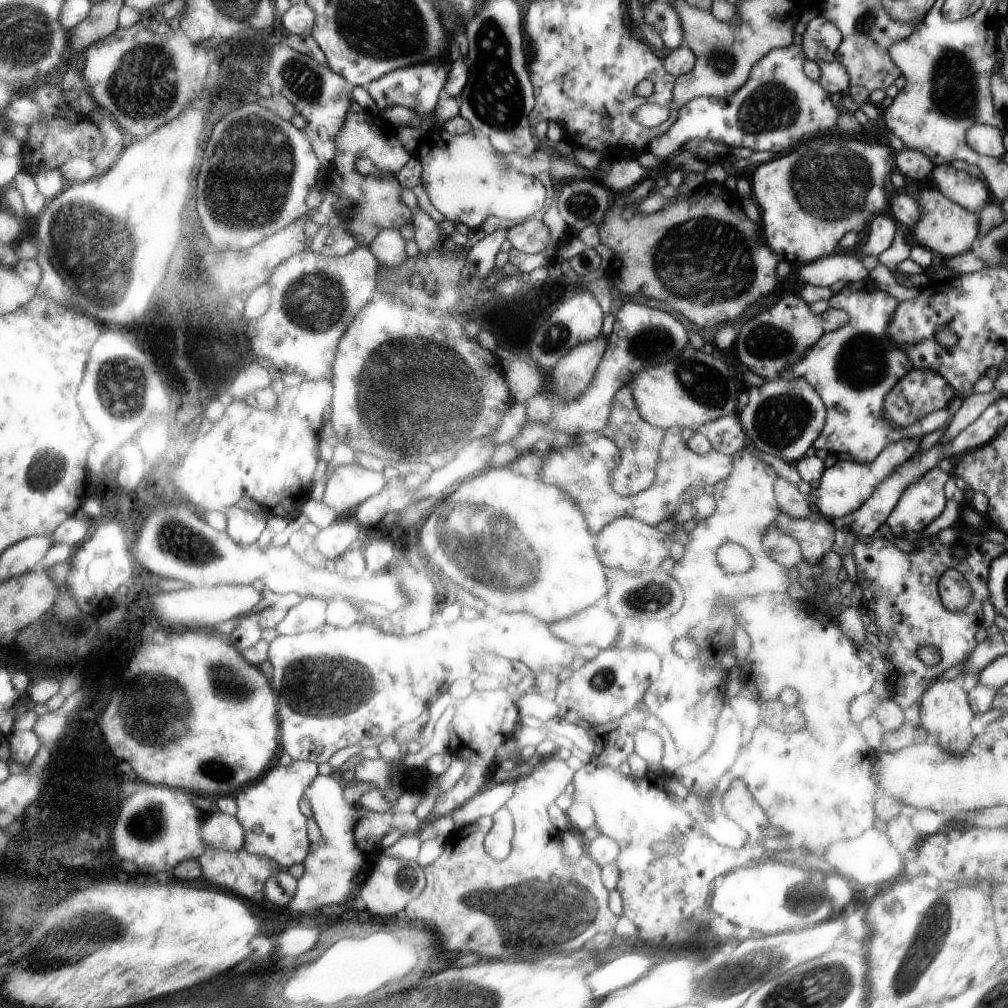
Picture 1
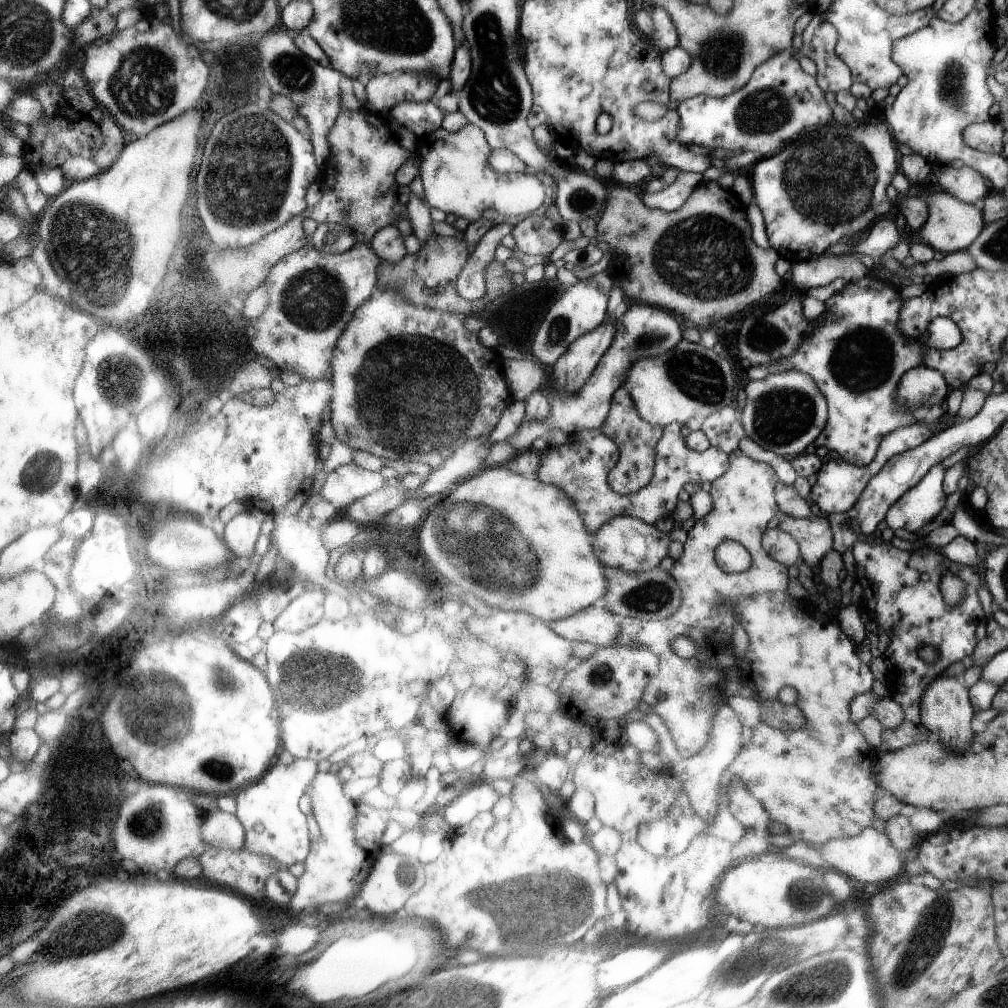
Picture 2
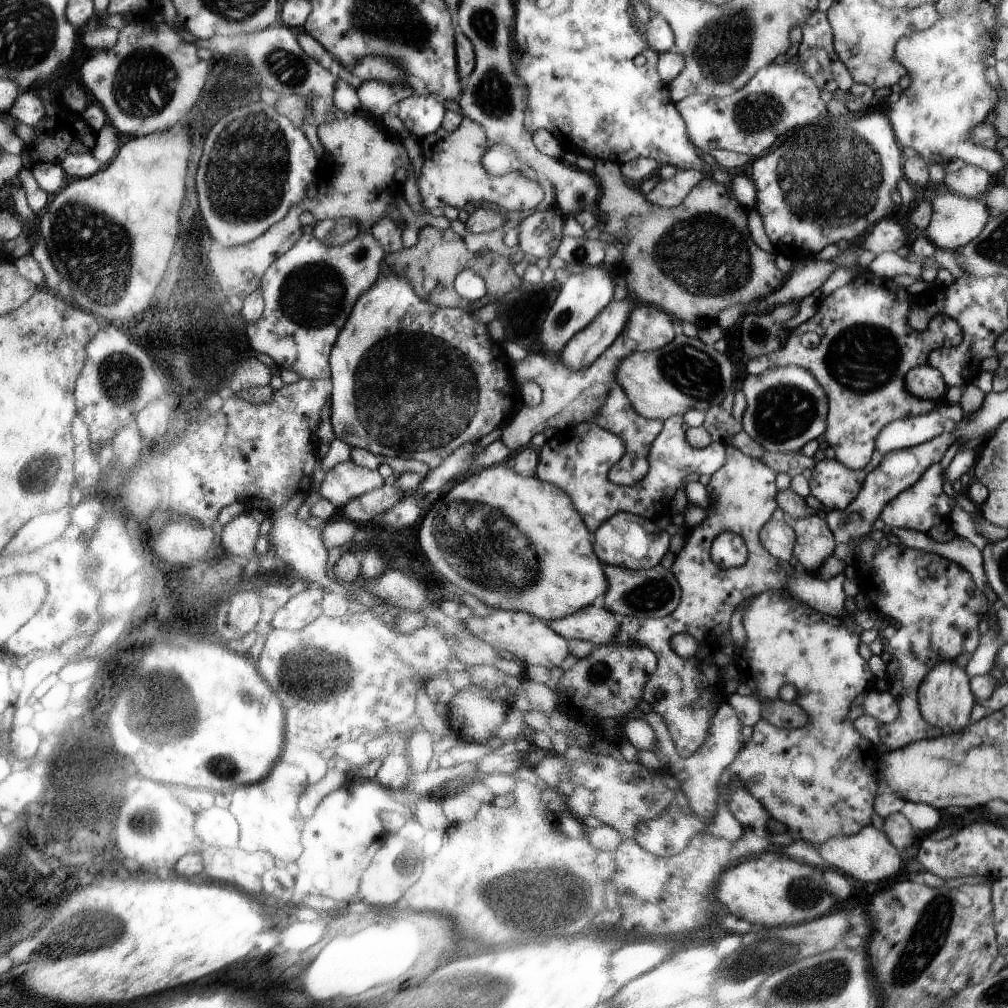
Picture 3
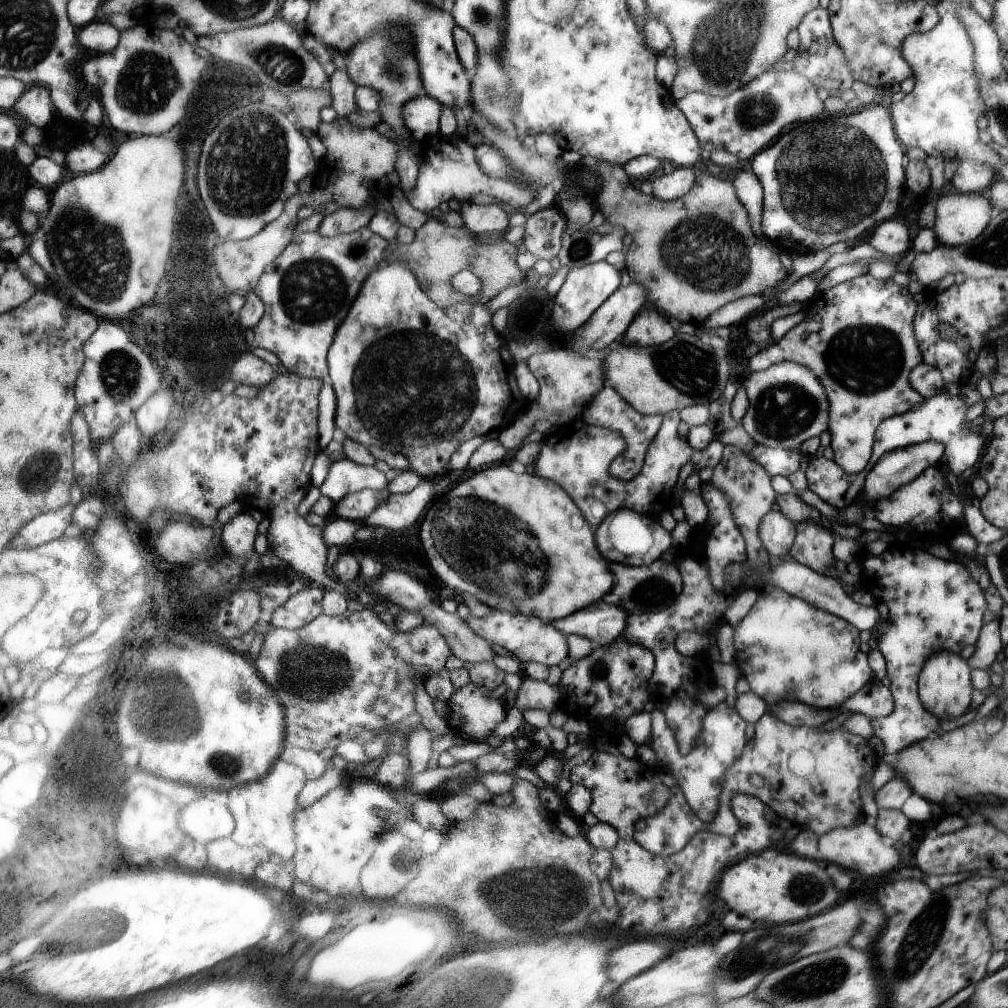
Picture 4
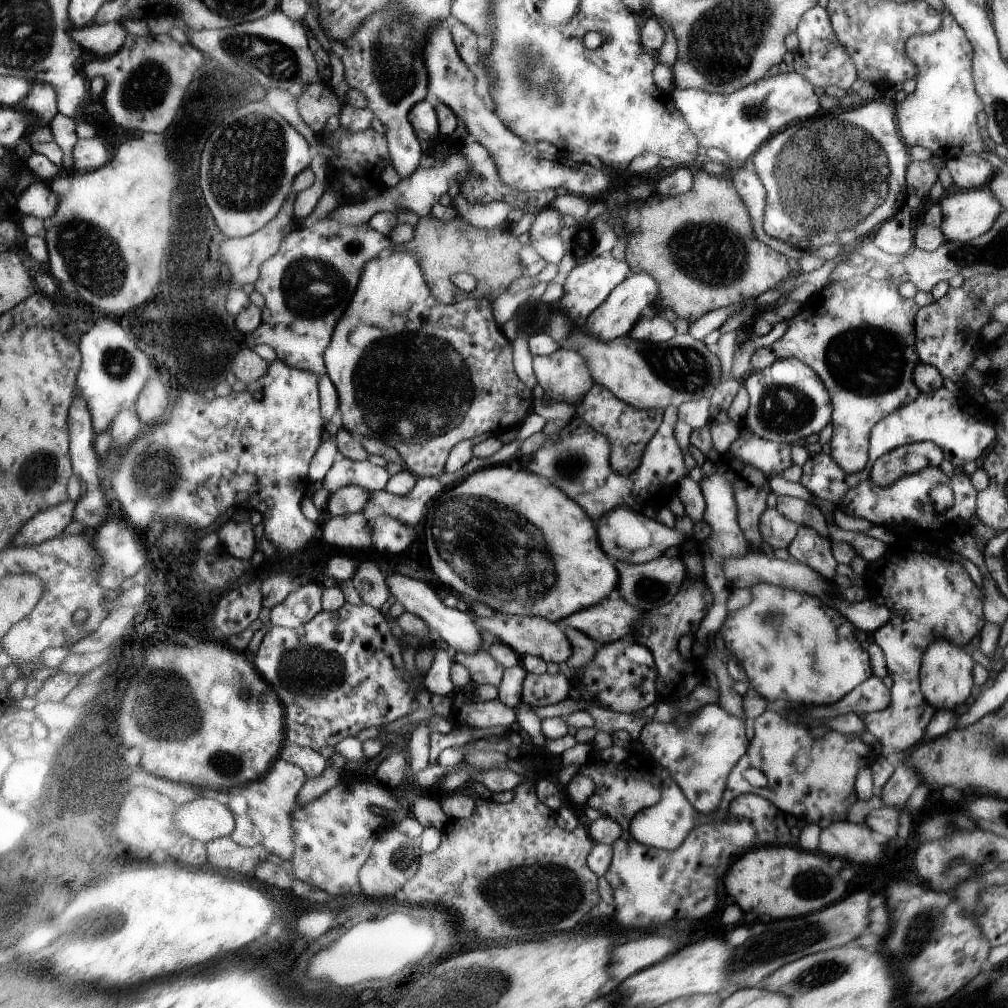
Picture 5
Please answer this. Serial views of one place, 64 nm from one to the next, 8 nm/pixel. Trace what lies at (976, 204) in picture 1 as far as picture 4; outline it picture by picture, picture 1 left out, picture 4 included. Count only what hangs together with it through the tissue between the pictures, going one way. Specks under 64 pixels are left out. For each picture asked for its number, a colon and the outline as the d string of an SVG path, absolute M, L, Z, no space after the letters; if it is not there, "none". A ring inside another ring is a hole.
2: M935 166L933 178L937 178L943 190L967 204L981 204L983 196L987 196L985 176L969 166L963 166L959 170L953 170L951 166Z
3: M965 164L963 168L947 174L943 182L961 196L981 198L981 192L985 192L989 178L991 178L991 174L987 170L977 168L973 164Z
4: M957 160L953 172L953 186L961 192L983 192L985 186L993 180L993 170L989 164L979 164L979 160Z

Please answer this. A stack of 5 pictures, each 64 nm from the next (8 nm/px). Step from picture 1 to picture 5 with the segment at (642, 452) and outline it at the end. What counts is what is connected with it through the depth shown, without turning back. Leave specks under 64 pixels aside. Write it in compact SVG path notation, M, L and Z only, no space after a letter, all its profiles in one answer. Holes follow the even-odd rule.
M593 386L589 390L589 398L585 402L575 404L577 416L581 416L593 430L601 430L613 442L613 470L619 472L631 472L639 464L639 456L647 444L647 438L653 436L663 420L663 410L651 408L651 410L641 410L641 408L631 408L627 402L615 398L605 386Z

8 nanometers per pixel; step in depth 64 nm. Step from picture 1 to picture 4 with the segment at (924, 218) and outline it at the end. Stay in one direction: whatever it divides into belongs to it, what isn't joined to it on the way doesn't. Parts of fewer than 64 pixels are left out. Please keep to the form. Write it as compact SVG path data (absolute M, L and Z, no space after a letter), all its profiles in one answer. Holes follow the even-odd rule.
M953 192L937 200L935 212L933 232L939 244L955 246L973 242L973 238L985 232L997 214L997 208L993 208L987 192Z

